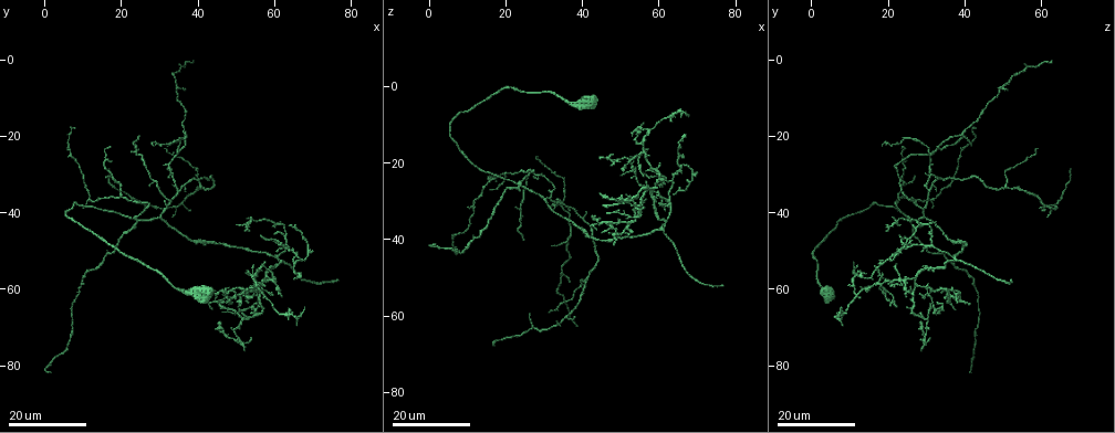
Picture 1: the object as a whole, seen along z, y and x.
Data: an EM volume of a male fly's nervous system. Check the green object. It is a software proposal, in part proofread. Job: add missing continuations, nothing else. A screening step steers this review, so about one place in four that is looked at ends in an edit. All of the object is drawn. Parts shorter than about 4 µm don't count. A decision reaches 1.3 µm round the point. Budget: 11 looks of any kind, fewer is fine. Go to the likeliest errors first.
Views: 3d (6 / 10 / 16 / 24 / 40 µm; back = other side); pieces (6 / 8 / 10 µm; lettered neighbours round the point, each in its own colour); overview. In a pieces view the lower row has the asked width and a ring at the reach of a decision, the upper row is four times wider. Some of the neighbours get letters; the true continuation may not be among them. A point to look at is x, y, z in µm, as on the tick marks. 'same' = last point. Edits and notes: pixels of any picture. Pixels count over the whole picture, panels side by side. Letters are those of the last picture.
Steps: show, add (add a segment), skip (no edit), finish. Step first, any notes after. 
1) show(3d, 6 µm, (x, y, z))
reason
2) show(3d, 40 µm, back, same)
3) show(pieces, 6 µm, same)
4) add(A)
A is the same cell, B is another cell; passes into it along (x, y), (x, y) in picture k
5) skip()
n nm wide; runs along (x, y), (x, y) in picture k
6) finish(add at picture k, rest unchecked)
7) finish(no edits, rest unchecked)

show(3d, 16 µm, (76.5, 58.0, 52.0))
long arm stops here

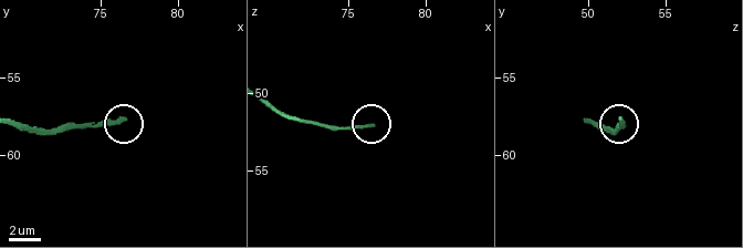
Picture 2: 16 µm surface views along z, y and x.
show(pieces, 6 µm, (76.6, 57.8, 52.0))
see the neighbours

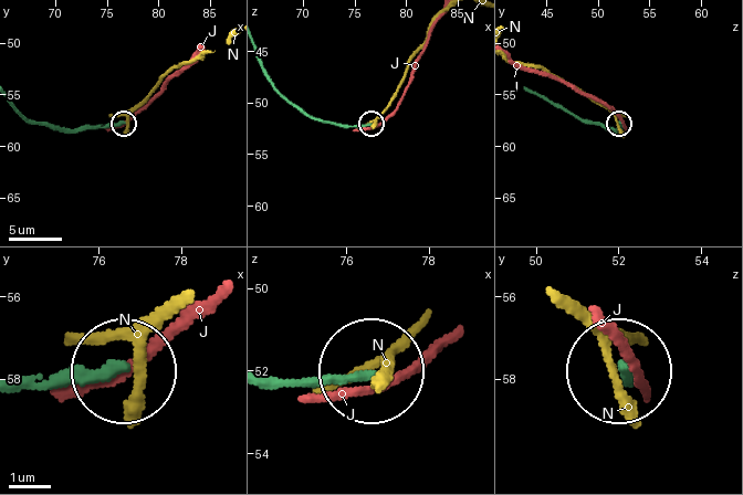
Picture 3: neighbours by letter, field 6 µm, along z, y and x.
skip()
J and N are other cells; runs along (25, 378), (117, 371) in picture 3; none of them fits

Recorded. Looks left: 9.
show(3d, 24 µm, (24.5, 20.5, 40.5))
free end

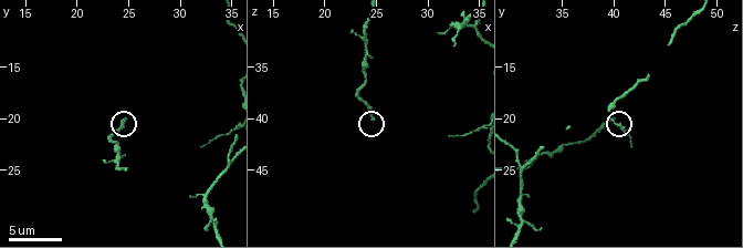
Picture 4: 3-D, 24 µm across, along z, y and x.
show(pieces, 10 µm, (24.4, 19.8, 40.0))

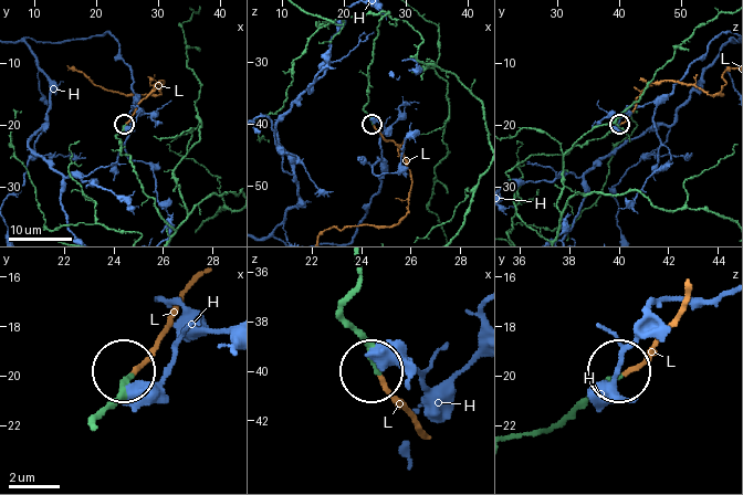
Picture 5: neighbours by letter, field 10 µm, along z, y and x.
add(L)
L is the same cell, H is another cell; it goes on there

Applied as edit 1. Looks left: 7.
show(overview)

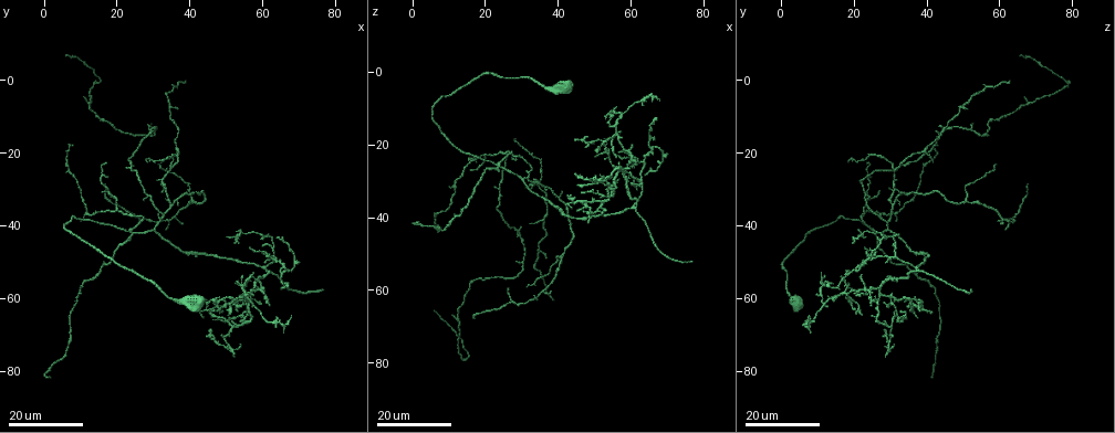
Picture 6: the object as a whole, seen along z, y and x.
show(3d, 16 µm, (38.5, 0.0, 63.0))
an open end

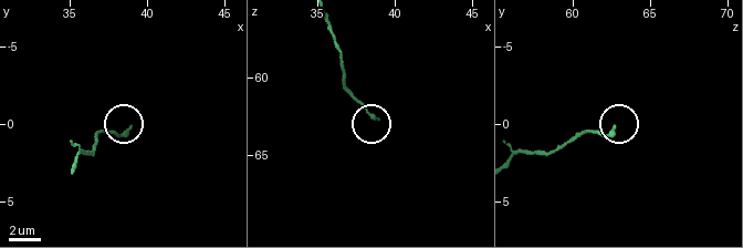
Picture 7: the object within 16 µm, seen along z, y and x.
show(pieces, 10 µm, (38.8, 0.4, 62.6))

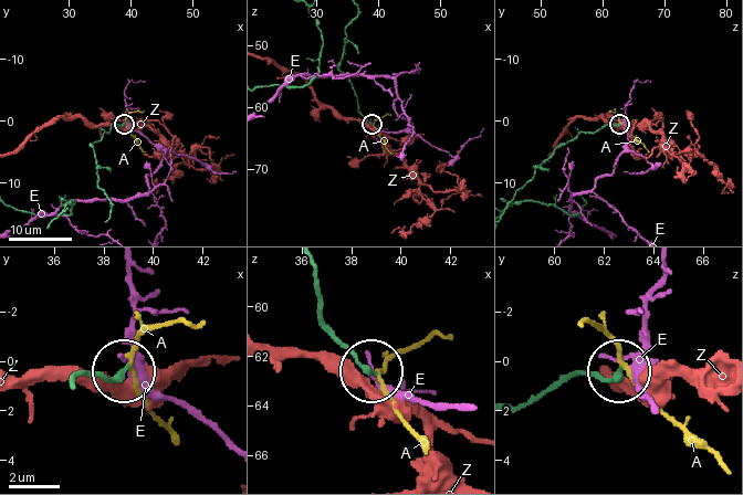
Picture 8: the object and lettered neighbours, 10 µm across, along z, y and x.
skip()
A, E and Z are other cells; runs along (514, 407), (540, 400), (577, 377), (619, 372) in picture 8; no lettered segment goes on from it

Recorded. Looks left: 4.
show(3d, 24 µm, (32.0, 23.0, 59.0))
an open end

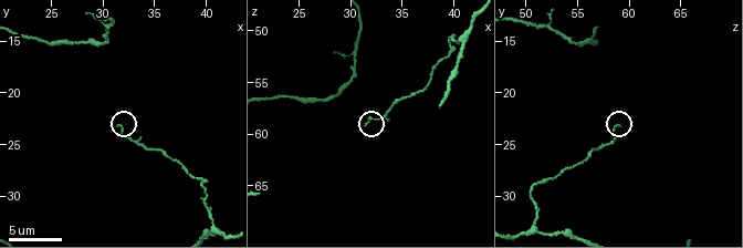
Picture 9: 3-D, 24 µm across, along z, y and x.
show(3d, 10 µm, (31.4, 23.4, 59.0))

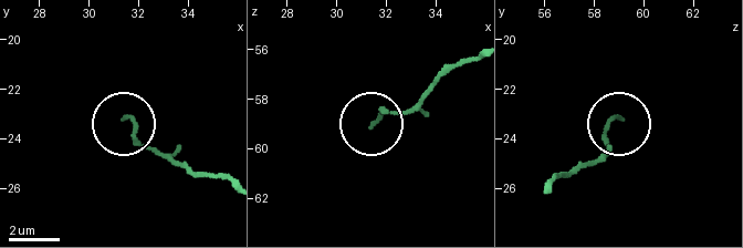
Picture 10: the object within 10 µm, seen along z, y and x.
show(pieces, 10 µm, (31.4, 23.2, 58.9))
what lies round it

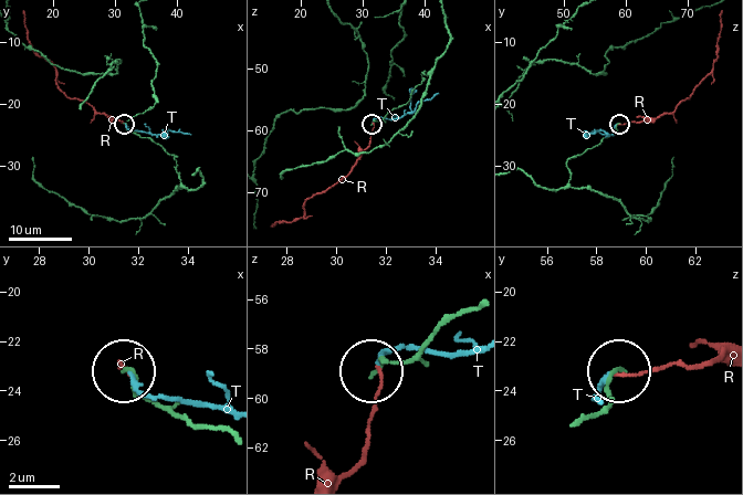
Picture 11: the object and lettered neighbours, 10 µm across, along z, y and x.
skip()
R and T are other cells; none of them fits

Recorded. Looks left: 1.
finish(add at picture 5, rest unchecked)

